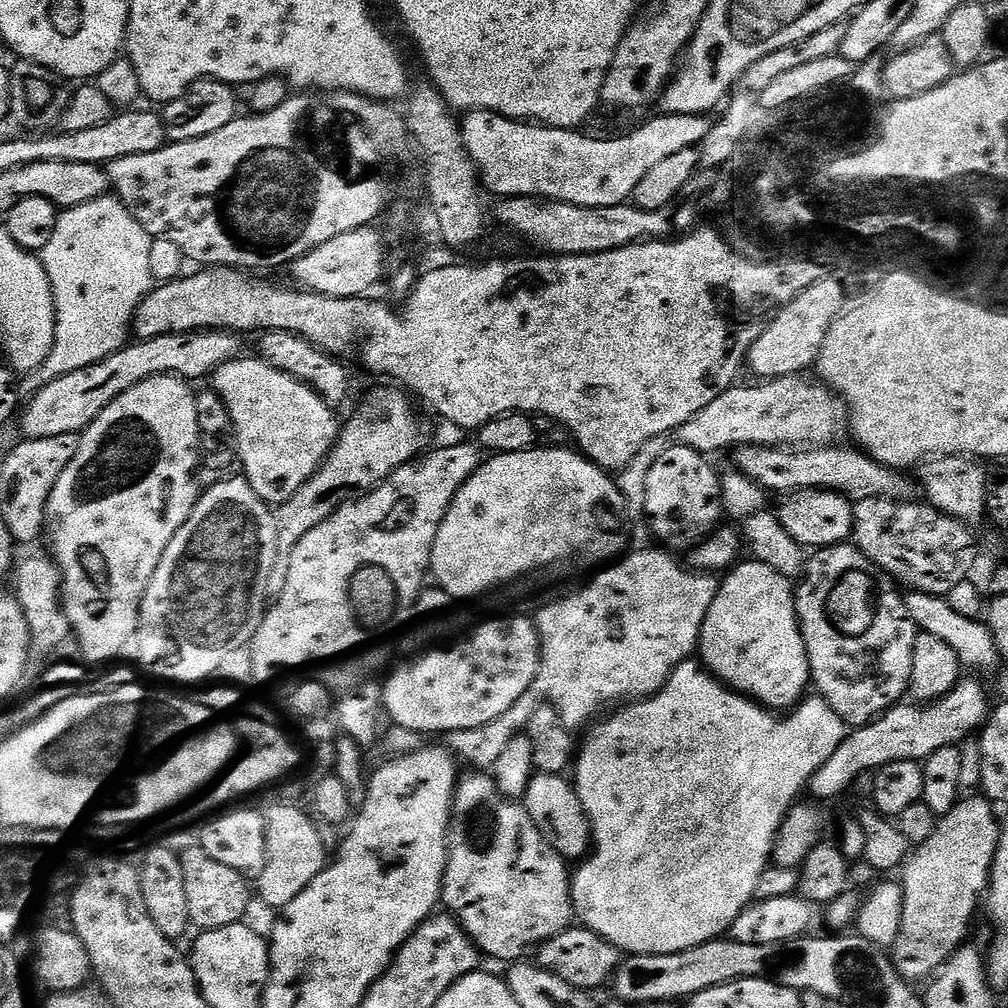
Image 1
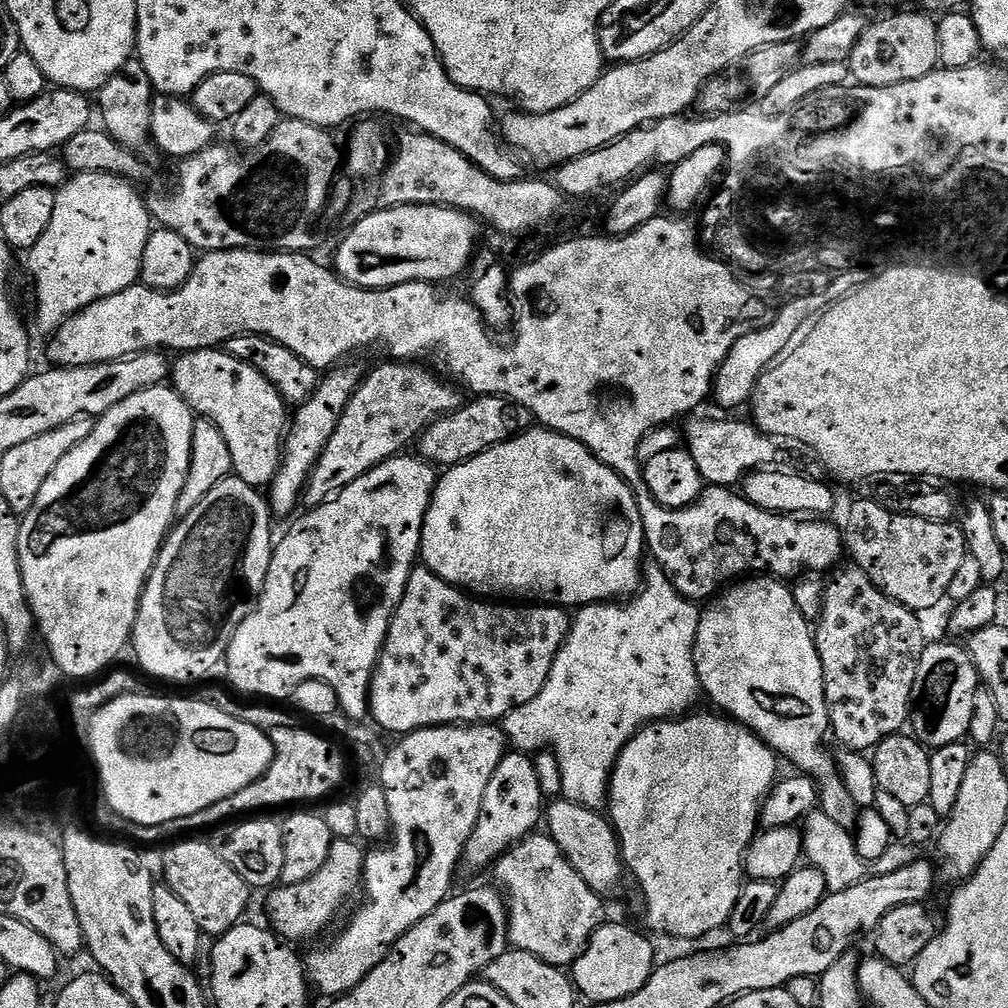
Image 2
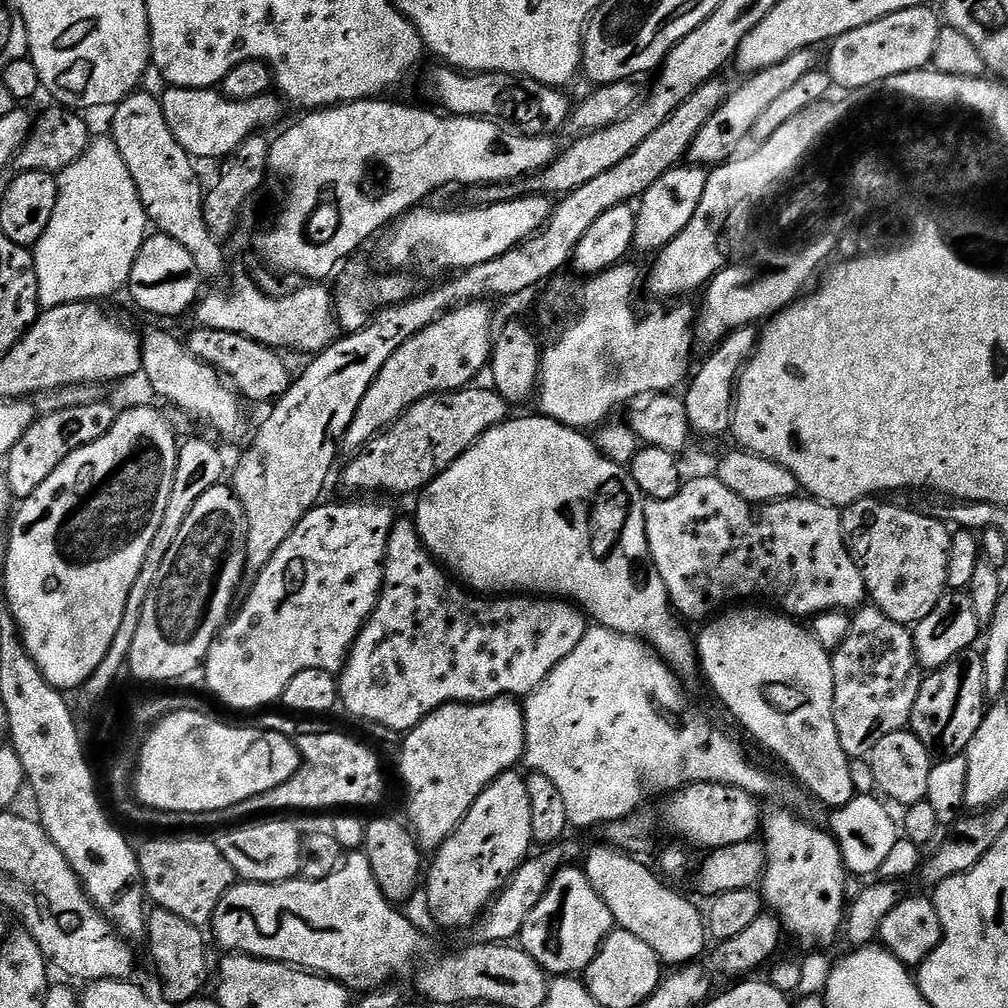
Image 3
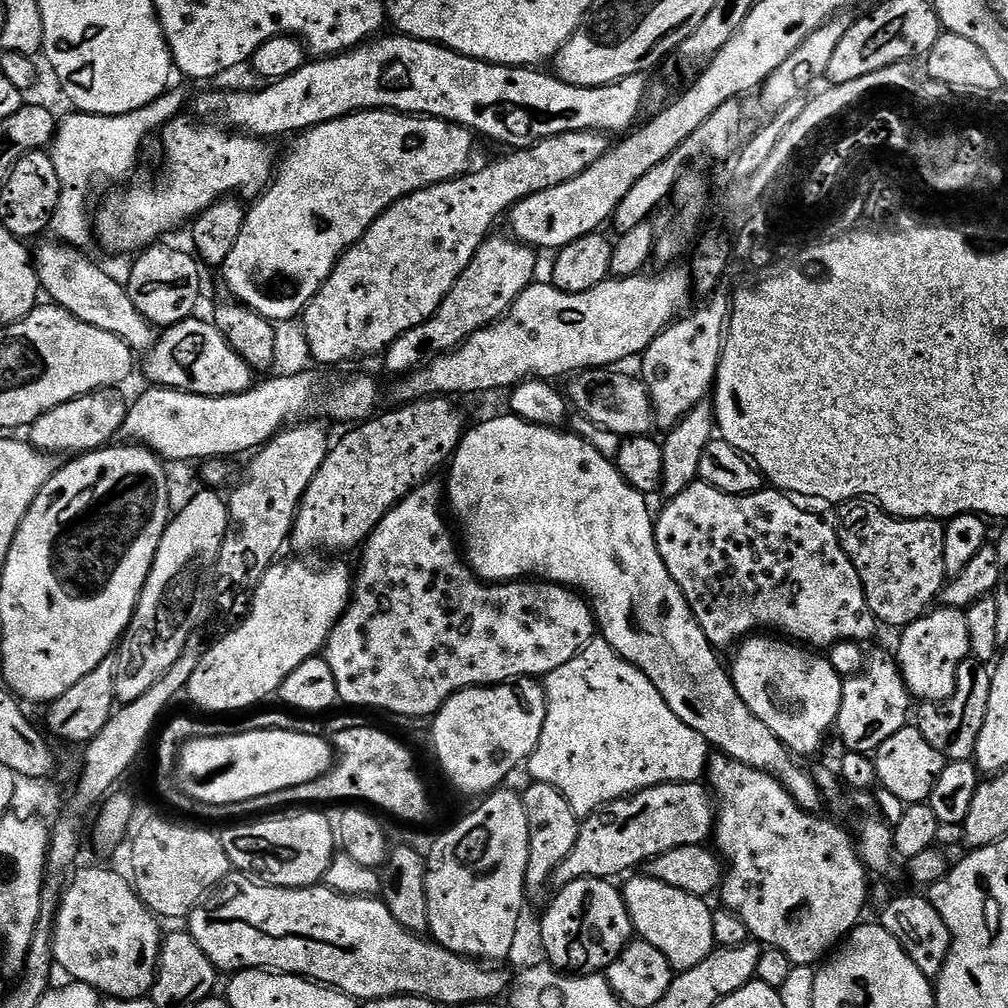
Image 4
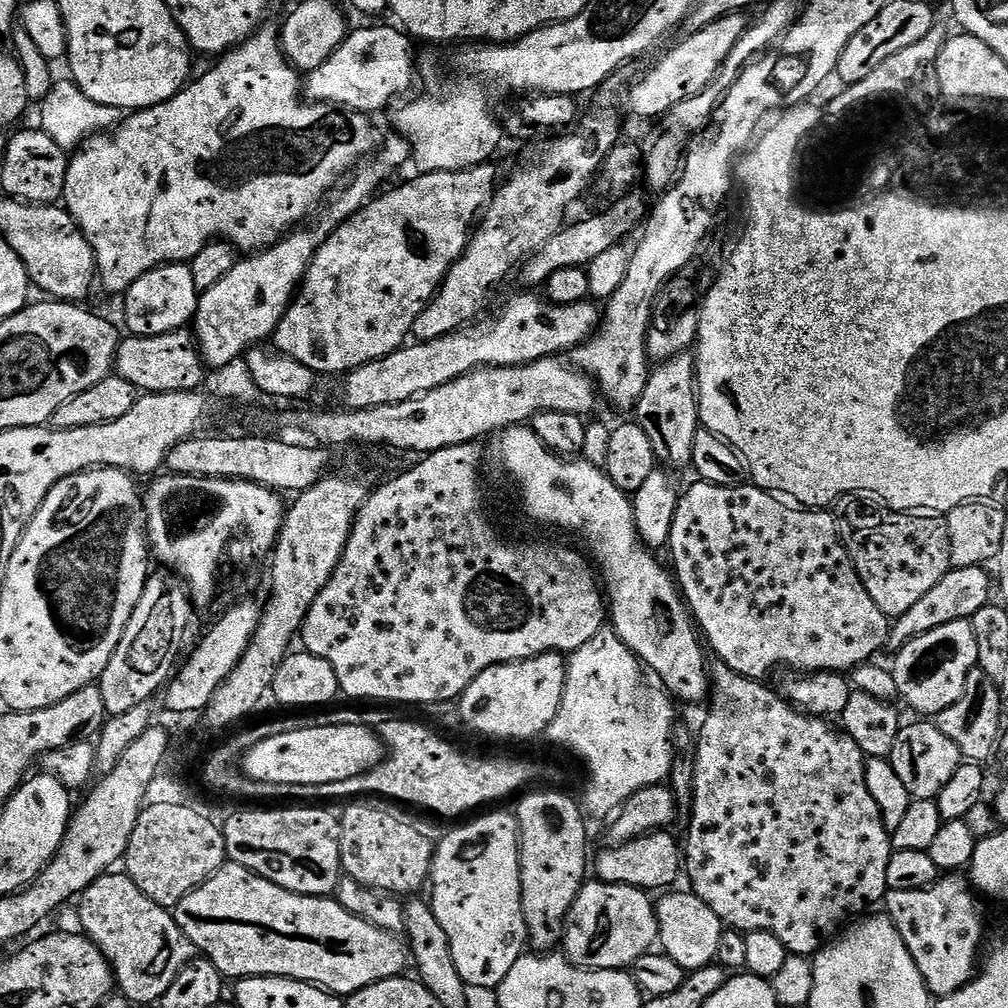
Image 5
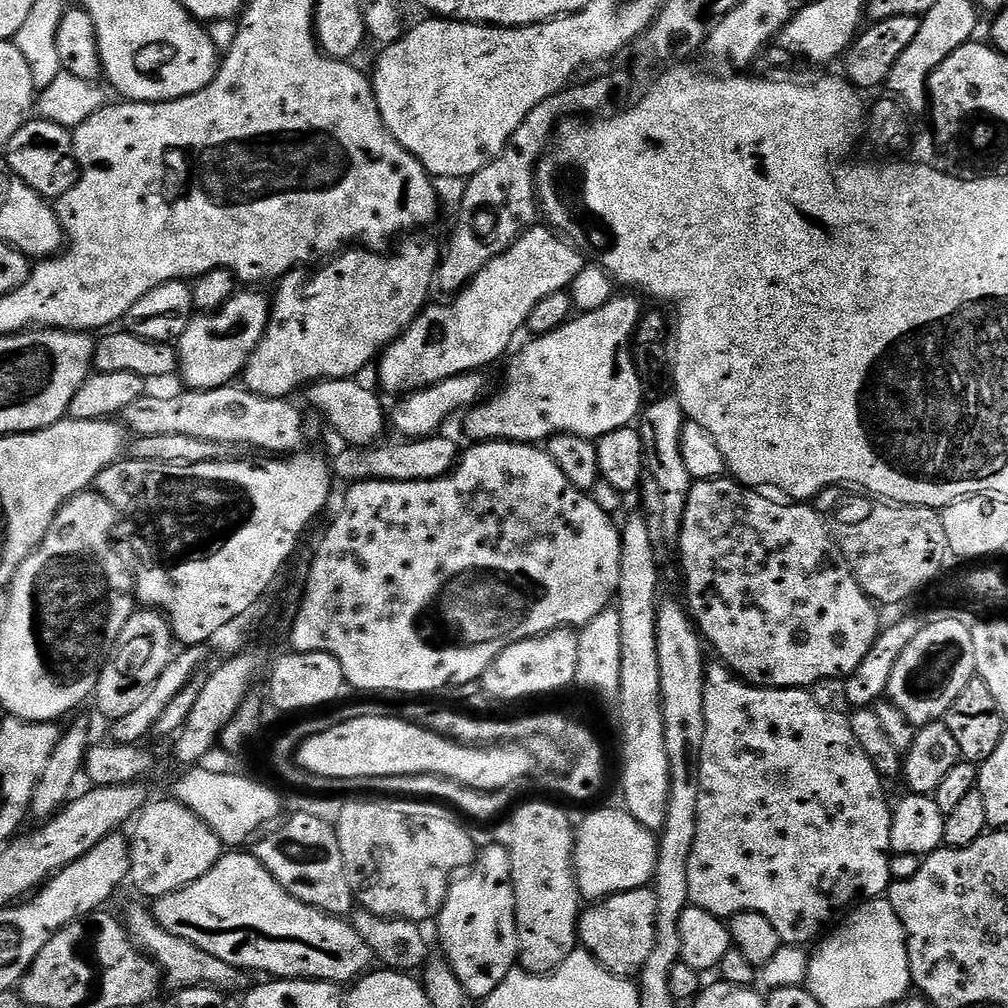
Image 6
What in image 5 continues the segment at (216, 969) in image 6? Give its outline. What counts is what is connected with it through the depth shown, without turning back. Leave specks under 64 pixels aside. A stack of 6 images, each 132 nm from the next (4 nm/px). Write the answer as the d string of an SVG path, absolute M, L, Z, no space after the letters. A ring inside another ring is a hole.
M105 874L99 876L88 889L79 897L80 924L83 935L95 942L102 950L102 954L108 959L108 965L112 968L112 974L116 977L116 988L119 995L128 1001L129 1005L152 1004L155 1005L170 990L174 978L183 968L188 967L197 959L196 948L186 938L186 934L176 924L176 917L169 909L158 906L126 874Z

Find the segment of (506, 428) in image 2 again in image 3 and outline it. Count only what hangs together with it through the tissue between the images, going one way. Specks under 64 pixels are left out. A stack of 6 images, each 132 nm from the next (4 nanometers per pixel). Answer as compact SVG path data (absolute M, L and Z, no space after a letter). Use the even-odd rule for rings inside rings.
M492 386L476 387L459 388L457 392L439 392L414 402L414 406L405 410L388 429L359 449L353 455L356 457L345 466L344 484L352 491L349 493L384 494L380 492L389 492L392 496L404 496L407 492L419 493L431 480L438 478L438 474L442 474L442 470L446 470L462 454L466 454L466 450L470 450L470 446L474 446L474 442L478 442L478 438L485 430L509 419L510 405L499 396Z

